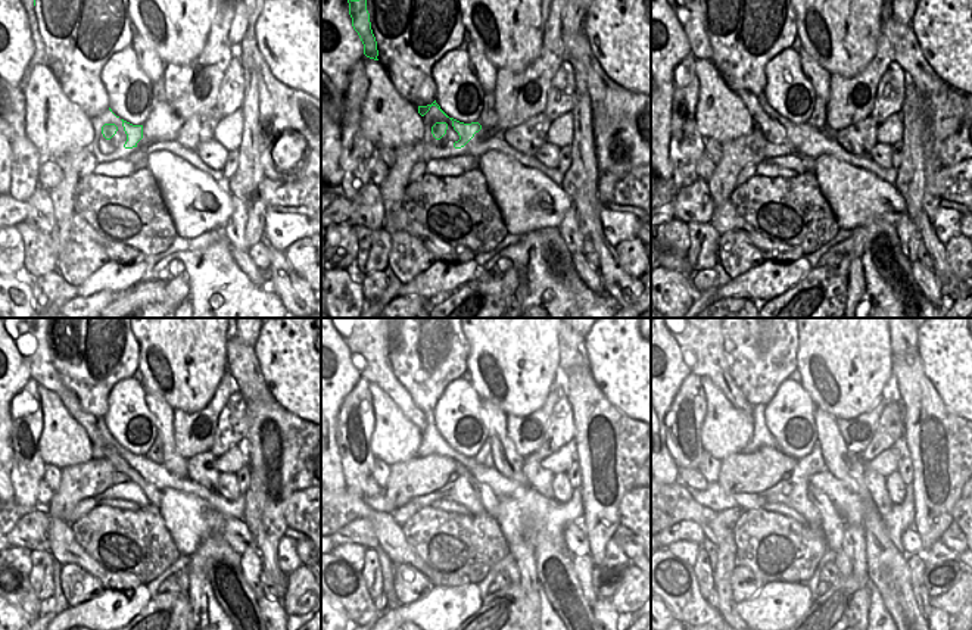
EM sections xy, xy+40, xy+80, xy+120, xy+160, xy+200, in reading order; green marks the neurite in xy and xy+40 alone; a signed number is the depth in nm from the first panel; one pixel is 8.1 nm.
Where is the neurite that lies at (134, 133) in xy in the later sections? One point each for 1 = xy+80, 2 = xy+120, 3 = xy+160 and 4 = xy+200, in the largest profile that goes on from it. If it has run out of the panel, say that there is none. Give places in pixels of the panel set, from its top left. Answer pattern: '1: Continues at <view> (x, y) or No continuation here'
1: Continues at xy+80 (796, 131)
2: Continues at xy+120 (34, 348)
3: Continues at xy+160 (368, 348)
4: Continues at xy+200 (707, 358).

